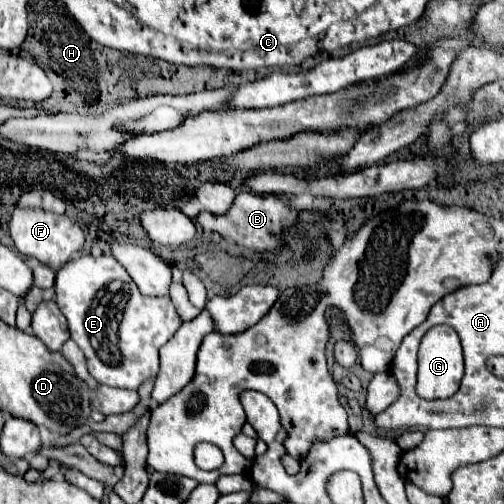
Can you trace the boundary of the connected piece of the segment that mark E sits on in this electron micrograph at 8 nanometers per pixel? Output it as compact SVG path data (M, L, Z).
M80 255L56 273L56 303L68 319L72 341L82 349L90 375L102 385L138 389L158 373L158 349L182 325L170 297L146 297L112 255Z

